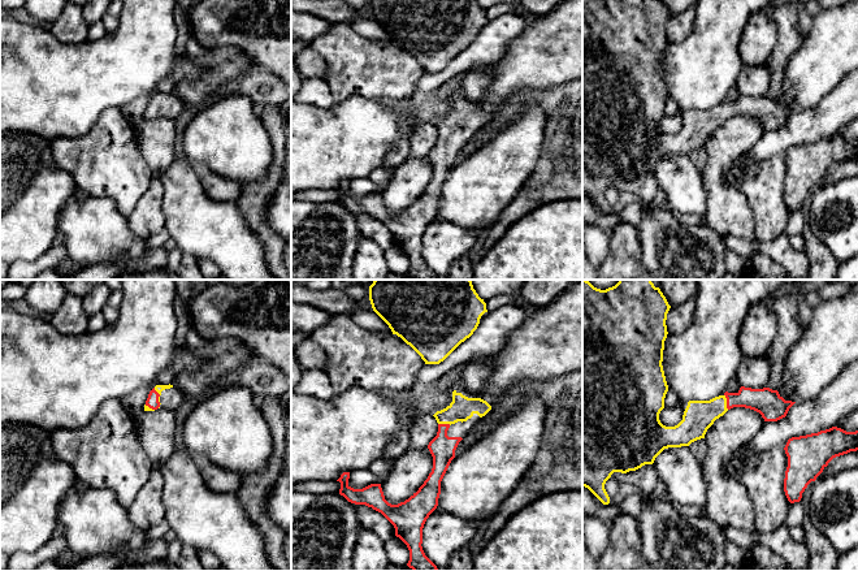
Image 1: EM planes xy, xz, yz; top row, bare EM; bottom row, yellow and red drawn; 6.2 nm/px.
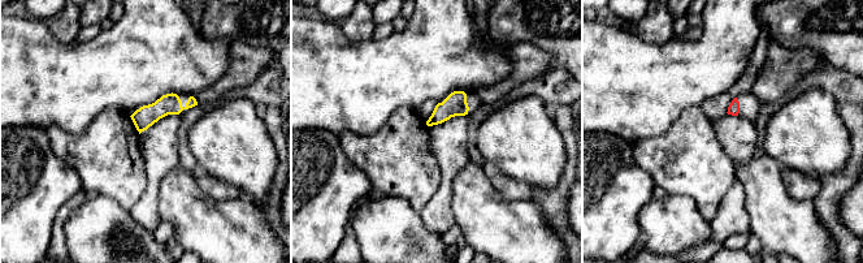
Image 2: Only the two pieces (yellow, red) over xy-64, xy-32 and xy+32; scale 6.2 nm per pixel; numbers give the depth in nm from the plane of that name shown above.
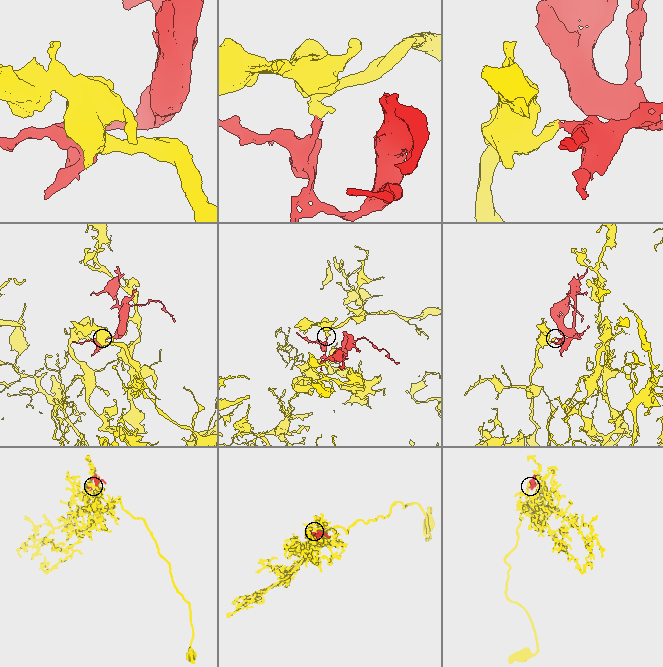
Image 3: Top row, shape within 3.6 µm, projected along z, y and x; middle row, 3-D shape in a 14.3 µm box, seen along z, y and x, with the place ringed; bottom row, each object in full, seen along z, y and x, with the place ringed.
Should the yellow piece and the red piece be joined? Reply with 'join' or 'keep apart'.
join

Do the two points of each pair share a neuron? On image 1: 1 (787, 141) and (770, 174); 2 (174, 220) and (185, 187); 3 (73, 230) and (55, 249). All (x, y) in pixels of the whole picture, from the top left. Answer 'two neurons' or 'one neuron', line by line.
1: two neurons
2: one neuron
3: two neurons

